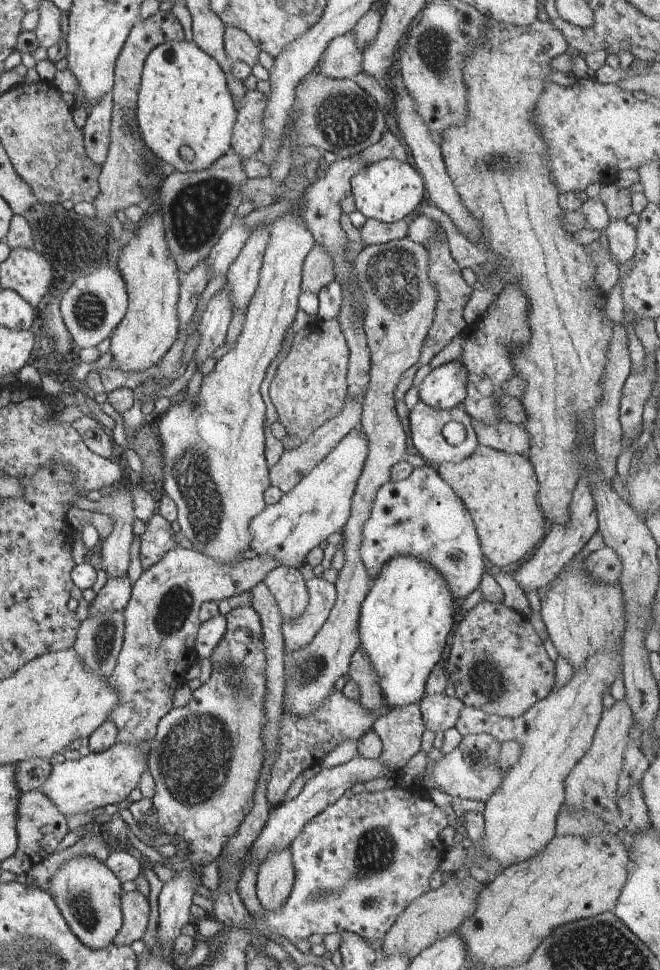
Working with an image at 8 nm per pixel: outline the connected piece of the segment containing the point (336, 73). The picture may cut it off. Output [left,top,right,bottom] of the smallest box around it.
[320,33,362,79]

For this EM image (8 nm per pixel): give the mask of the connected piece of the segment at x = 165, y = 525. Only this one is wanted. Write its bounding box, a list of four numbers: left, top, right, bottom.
[138,512,179,572]

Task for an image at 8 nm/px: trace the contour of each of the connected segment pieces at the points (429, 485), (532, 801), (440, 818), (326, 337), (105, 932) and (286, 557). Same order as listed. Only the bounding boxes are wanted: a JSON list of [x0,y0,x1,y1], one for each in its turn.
[[360,463,484,604],[454,650,621,869],[249,787,447,944],[268,318,348,441],[47,856,122,951],[248,427,368,568]]

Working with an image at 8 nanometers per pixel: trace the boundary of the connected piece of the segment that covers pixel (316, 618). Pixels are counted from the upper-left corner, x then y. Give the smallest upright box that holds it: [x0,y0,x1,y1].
[289,577,336,633]

